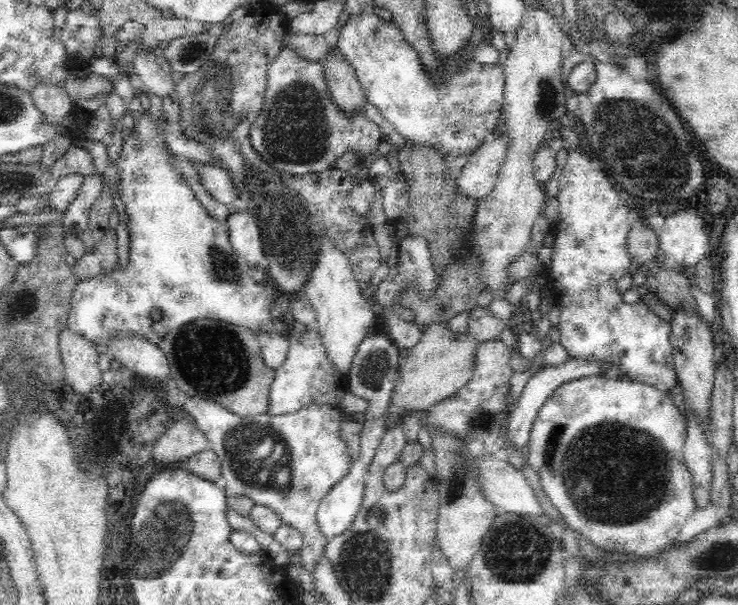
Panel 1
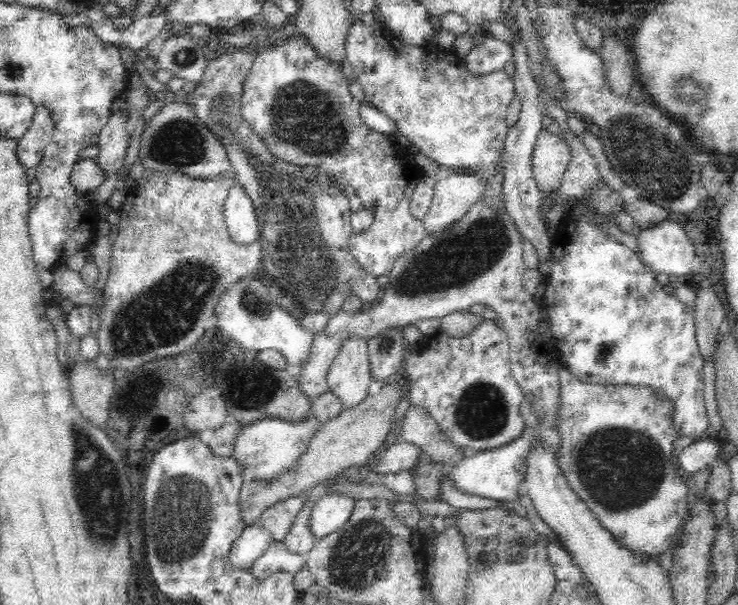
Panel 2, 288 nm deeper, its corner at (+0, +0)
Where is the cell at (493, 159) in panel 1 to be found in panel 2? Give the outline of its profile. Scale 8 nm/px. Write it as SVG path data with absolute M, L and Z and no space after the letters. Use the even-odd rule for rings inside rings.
M454 170L450 178L438 180L428 216L422 218L426 234L432 236L450 230L484 196L486 186L484 178L466 170Z

